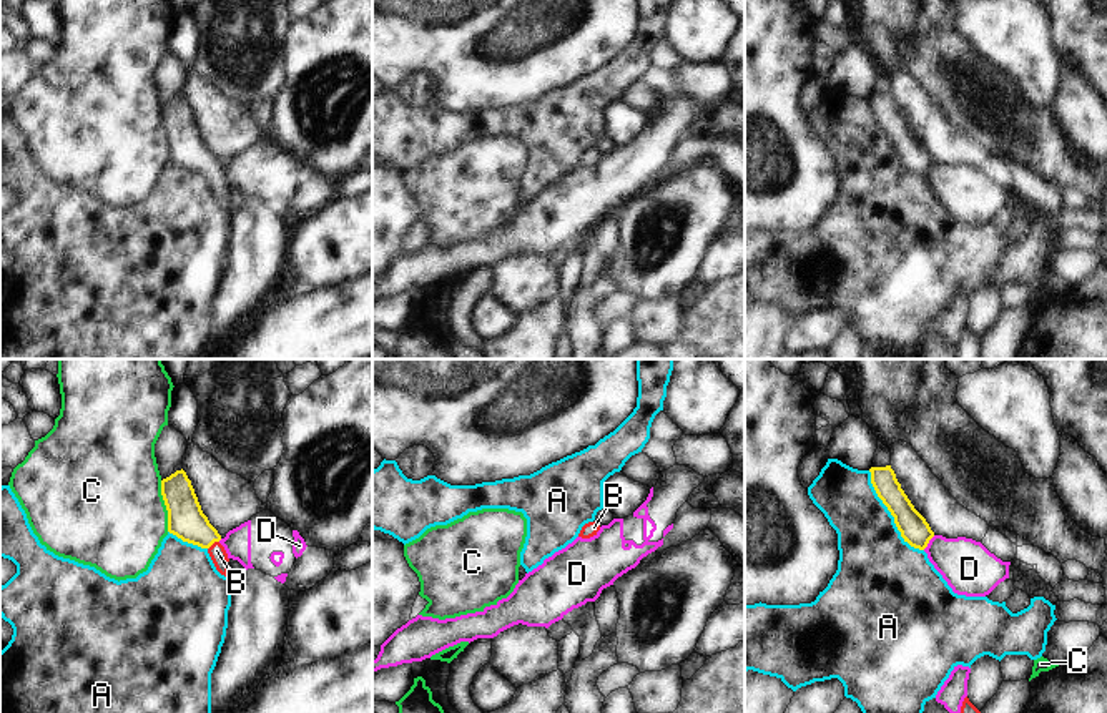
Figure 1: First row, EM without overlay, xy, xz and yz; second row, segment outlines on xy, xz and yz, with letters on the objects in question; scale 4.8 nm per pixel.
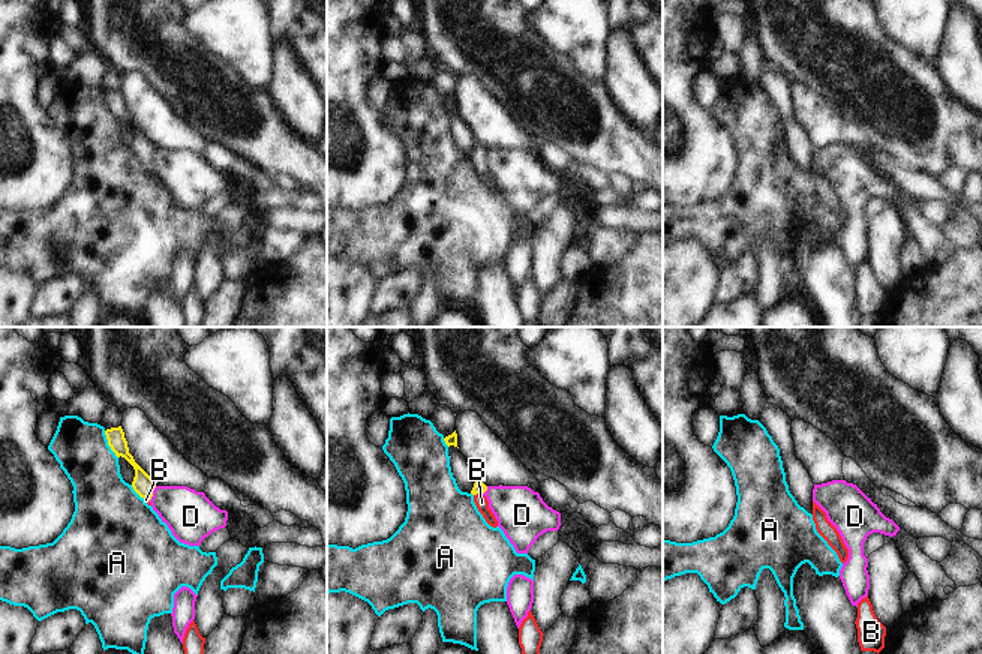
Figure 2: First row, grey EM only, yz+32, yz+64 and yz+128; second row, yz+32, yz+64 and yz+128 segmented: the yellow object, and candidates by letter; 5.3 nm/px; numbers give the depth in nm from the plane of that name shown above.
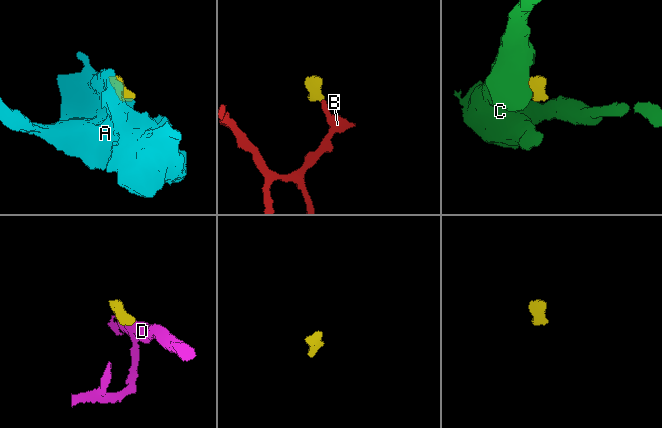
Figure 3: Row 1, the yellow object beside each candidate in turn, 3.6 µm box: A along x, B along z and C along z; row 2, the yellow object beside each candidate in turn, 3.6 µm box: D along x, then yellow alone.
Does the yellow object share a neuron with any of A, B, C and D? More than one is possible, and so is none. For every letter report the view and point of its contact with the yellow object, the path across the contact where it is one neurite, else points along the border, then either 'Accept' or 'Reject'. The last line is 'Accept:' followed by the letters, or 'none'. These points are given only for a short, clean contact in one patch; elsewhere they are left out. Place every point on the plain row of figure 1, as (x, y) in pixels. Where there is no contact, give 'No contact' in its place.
A: Touches yellow at yz (891, 142). Reject
B: Touches yellow at xy (213, 170). Path across: xy (186, 148), (213, 170), (216, 178). Accept
C: Touches yellow at xy (165, 132). Boundary: xy (160, 108), (168, 158). Reject
D: Touches yellow at yz (928, 170). Boundary: yz (934, 163), (923, 177). Reject
Accept: B.

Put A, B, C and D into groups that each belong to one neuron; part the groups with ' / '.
A / B / C / D

